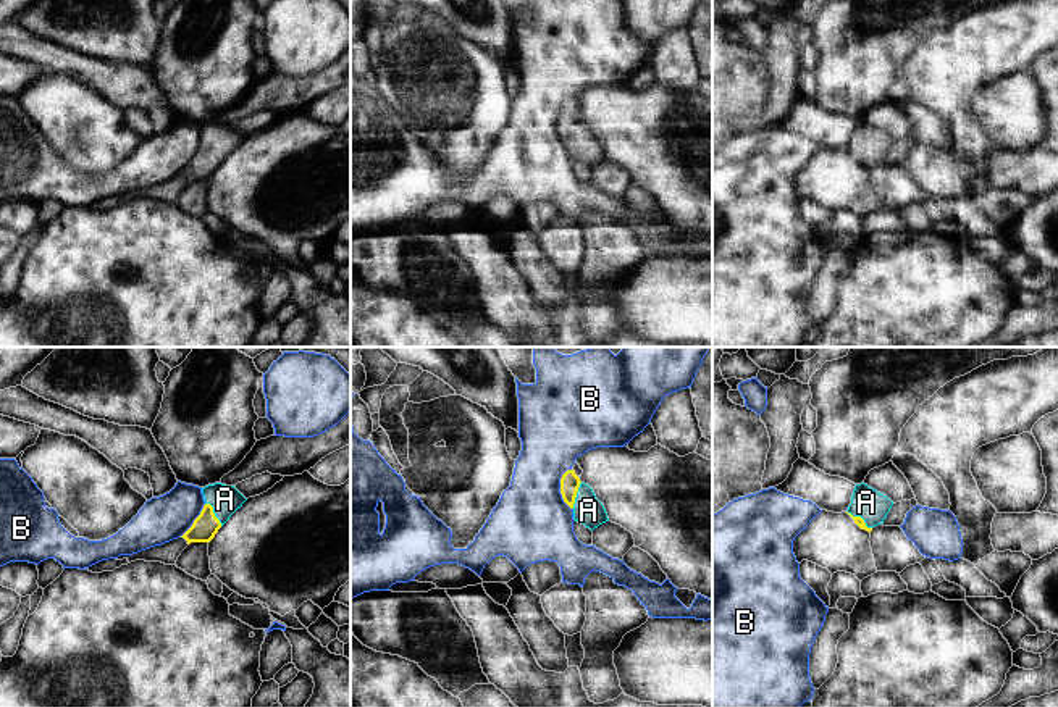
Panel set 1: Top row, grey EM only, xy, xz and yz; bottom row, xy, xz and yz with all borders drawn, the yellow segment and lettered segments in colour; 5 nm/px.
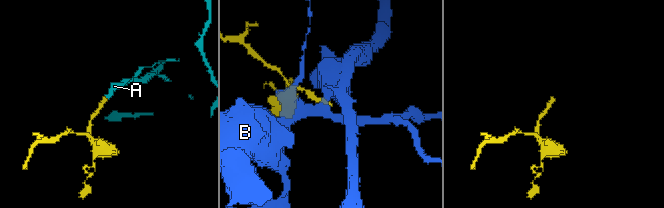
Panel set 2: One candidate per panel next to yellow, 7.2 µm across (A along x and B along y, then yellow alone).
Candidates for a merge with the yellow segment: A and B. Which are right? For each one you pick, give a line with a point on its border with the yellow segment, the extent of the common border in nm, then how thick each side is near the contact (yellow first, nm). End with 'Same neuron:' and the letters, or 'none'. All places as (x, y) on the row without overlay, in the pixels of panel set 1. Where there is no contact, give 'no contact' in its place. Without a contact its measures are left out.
A: xy (214, 152) | 150 nm | 130/140 nm
Same neuron: A

